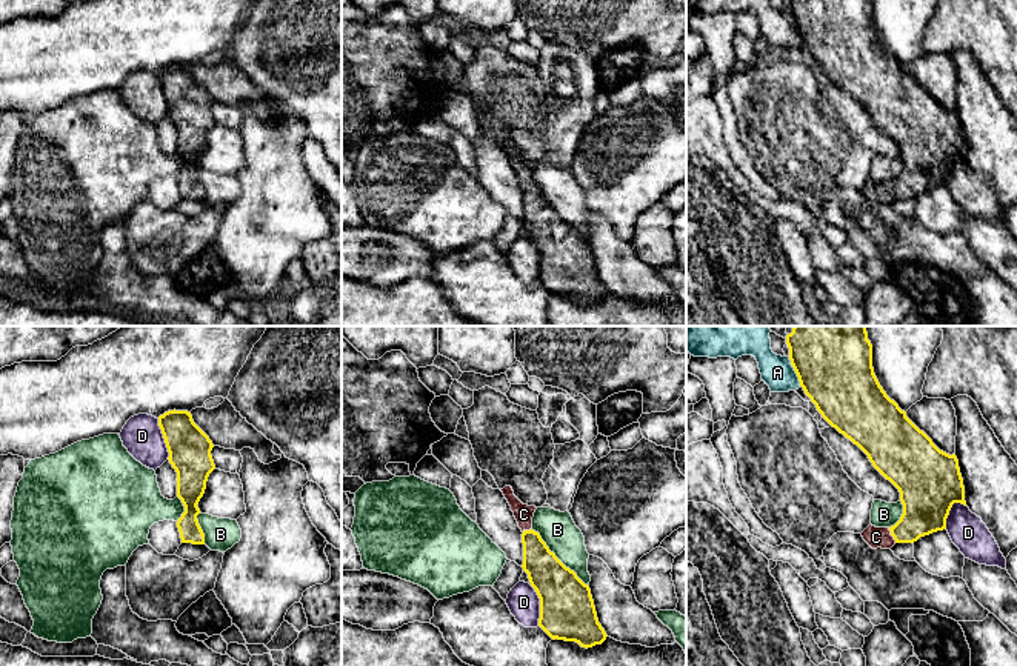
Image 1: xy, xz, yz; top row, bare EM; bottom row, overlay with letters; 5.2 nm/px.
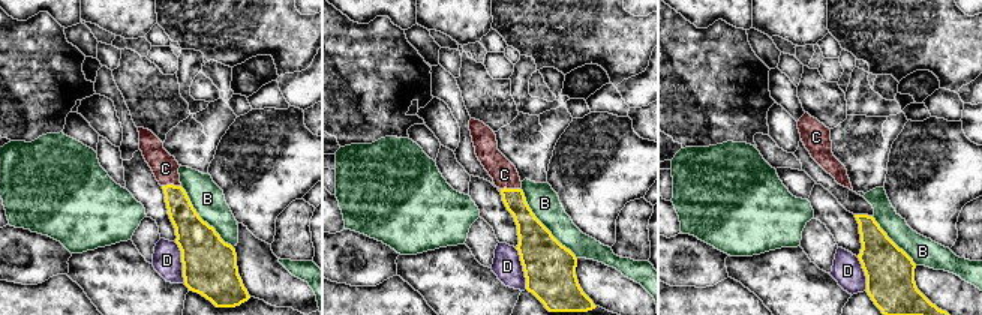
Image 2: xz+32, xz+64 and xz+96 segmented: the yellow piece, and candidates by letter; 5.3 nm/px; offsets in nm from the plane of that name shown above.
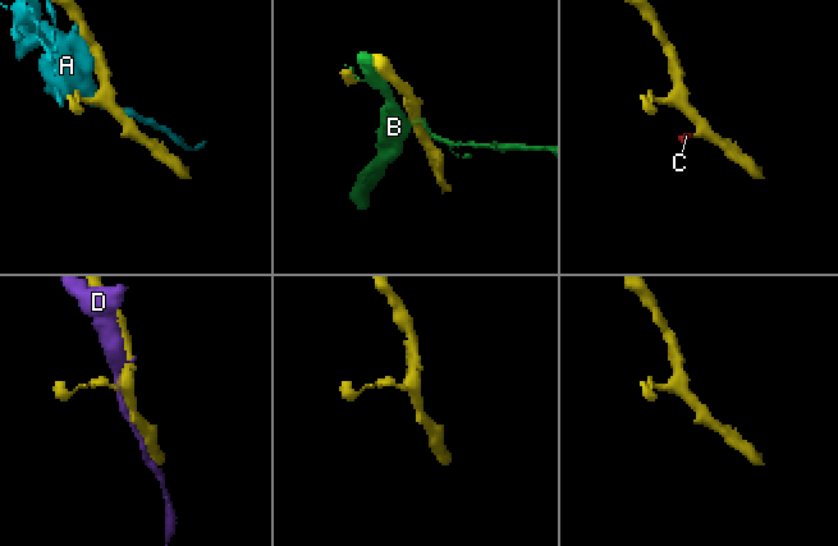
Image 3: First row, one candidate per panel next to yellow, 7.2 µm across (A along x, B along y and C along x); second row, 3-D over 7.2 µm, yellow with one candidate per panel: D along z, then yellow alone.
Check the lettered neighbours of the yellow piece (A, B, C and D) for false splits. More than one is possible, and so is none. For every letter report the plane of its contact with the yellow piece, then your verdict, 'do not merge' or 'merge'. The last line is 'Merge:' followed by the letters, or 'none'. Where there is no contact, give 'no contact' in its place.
A: yz | do not merge
B: xz | do not merge
C: yz | merge
D: xy | do not merge
Merge: C

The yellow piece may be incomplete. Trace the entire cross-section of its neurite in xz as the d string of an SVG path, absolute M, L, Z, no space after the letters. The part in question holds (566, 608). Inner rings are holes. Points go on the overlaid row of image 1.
M511 486L500 489L522 529L523 571L540 598L539 626L552 638L592 648L606 640L591 589L549 551L532 529L535 506L523 504Z

